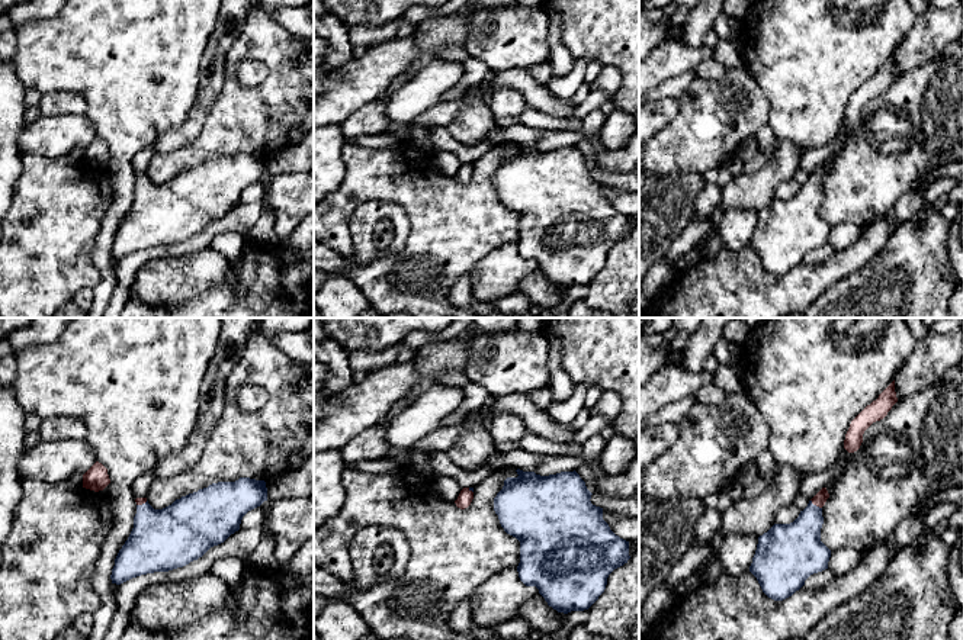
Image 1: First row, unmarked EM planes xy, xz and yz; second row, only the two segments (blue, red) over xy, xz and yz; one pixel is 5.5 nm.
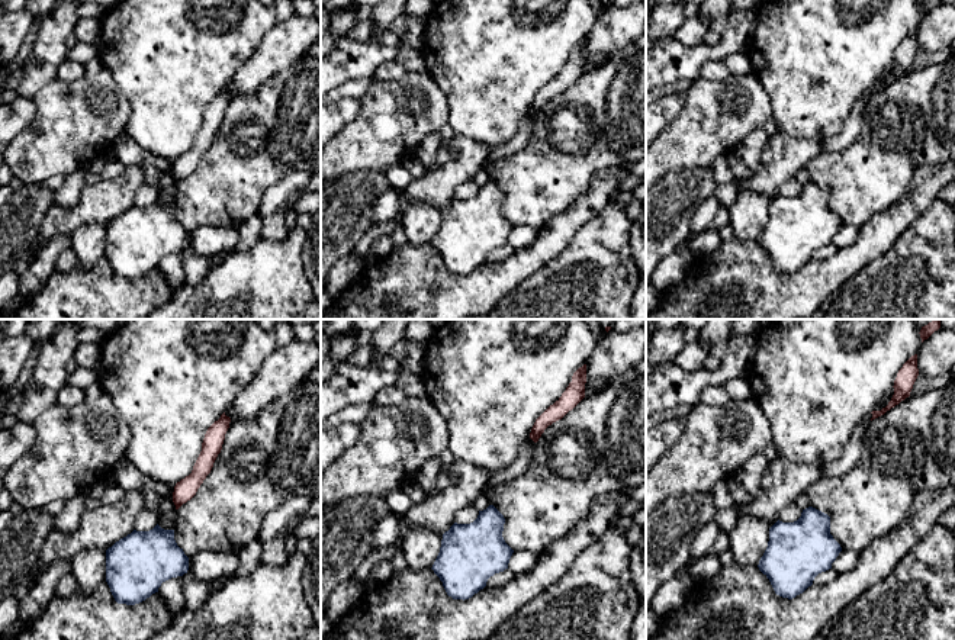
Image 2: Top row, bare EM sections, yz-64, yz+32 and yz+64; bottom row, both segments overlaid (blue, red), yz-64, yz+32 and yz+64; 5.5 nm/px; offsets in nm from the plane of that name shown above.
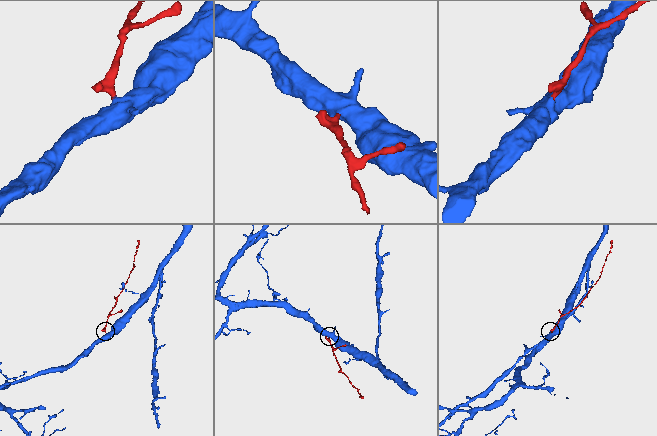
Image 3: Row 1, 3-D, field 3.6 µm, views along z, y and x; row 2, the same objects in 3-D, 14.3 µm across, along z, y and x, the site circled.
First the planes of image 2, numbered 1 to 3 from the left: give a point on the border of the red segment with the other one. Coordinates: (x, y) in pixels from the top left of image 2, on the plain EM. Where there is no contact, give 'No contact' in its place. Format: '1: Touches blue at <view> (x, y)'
1: No contact
2: No contact
3: No contact

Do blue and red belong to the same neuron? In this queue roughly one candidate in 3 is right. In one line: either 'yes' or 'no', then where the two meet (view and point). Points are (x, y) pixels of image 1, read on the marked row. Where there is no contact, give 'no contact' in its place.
yes | yz (815, 505)

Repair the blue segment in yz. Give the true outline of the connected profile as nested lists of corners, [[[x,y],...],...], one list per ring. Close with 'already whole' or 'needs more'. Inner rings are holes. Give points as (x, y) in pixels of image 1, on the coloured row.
[[[822,488],[793,522],[774,524],[758,537],[749,572],[768,598],[783,601],[810,575],[828,569],[831,550],[821,541],[822,506],[828,498]]]; needs more

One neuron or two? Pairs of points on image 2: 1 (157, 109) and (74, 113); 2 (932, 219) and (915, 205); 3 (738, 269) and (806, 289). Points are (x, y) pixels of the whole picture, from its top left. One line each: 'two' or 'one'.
1: two
2: two
3: one

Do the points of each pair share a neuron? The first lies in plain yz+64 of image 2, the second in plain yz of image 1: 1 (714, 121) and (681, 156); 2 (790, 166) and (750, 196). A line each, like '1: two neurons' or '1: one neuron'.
1: one neuron
2: one neuron

